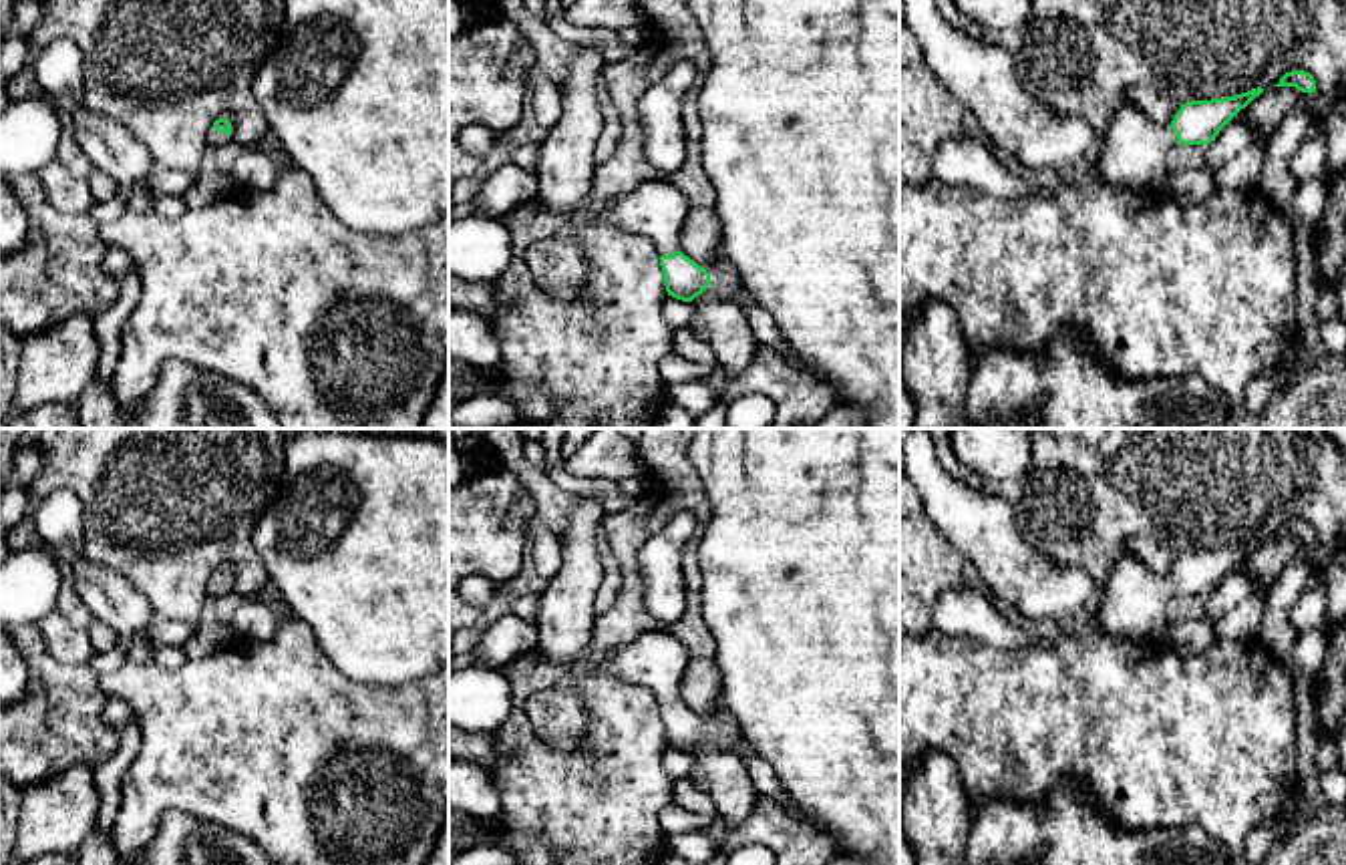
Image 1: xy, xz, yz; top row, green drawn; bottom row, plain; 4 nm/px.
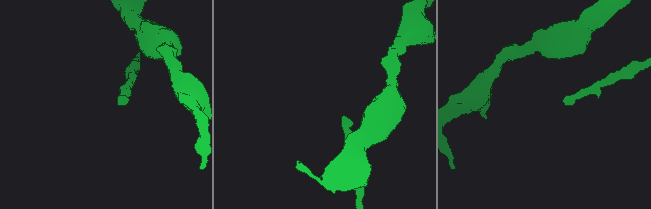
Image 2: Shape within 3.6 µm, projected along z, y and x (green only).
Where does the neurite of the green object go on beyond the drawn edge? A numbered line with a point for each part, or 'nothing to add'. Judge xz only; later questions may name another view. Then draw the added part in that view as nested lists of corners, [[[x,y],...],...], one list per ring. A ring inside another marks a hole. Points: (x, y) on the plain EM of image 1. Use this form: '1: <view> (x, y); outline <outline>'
1: xz (656, 660); outline [[[644,632],[600,664],[581,664],[579,674],[608,674],[648,688],[660,706],[680,702],[680,680],[688,666],[686,646],[666,632]]]

